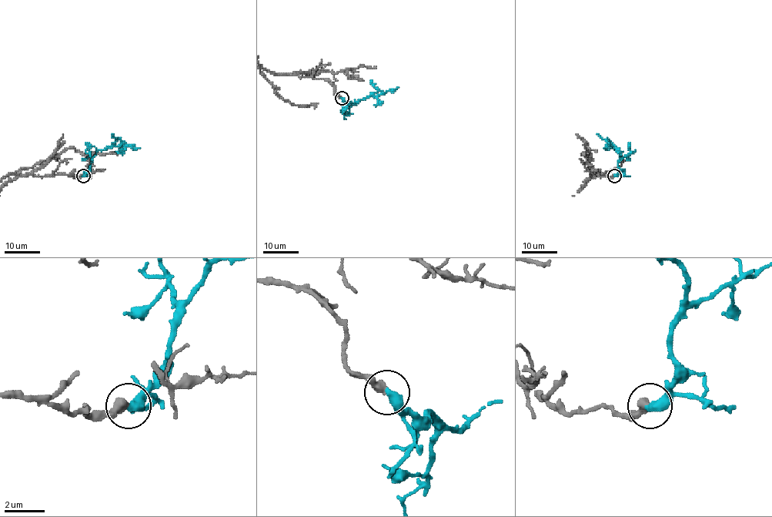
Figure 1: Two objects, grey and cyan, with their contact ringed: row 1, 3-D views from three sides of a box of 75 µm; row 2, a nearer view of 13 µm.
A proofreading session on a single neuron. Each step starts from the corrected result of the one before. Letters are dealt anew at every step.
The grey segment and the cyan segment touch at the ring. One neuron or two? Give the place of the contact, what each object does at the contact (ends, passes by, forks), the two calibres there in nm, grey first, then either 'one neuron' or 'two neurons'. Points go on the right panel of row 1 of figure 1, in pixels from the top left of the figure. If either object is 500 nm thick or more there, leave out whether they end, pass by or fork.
(614, 176) | grey ends | cyan ends | 440/480 nm | two neurons

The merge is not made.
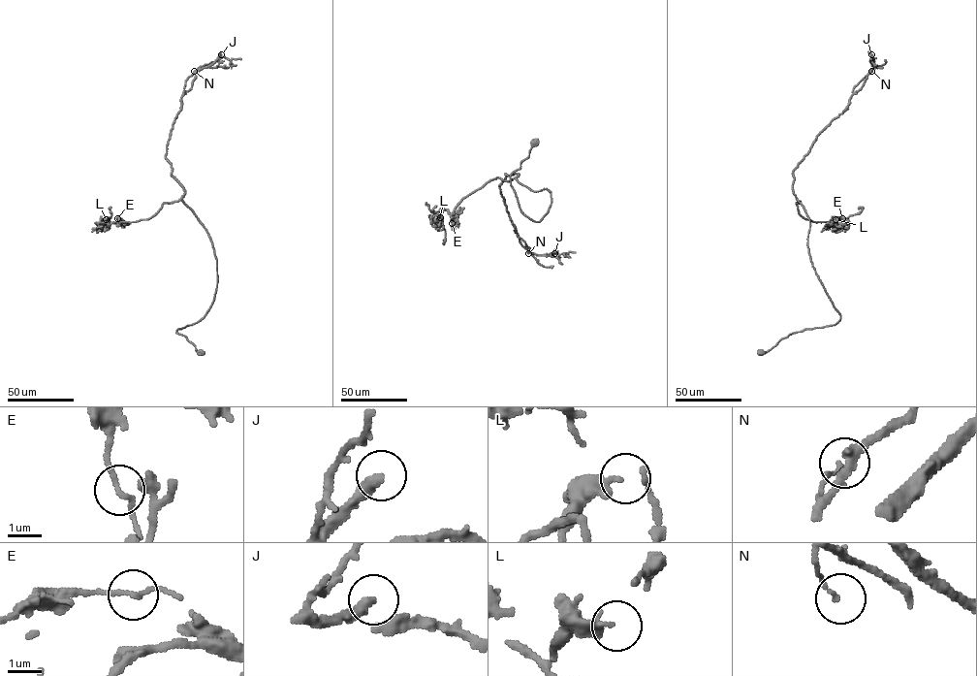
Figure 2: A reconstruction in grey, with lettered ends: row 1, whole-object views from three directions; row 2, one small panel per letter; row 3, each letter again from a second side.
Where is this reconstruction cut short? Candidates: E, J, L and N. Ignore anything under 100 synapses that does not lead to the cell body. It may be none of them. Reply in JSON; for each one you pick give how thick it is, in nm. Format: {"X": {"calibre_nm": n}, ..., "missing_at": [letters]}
{"J": {"calibre_nm": 360}, "missing_at": ["J"]}

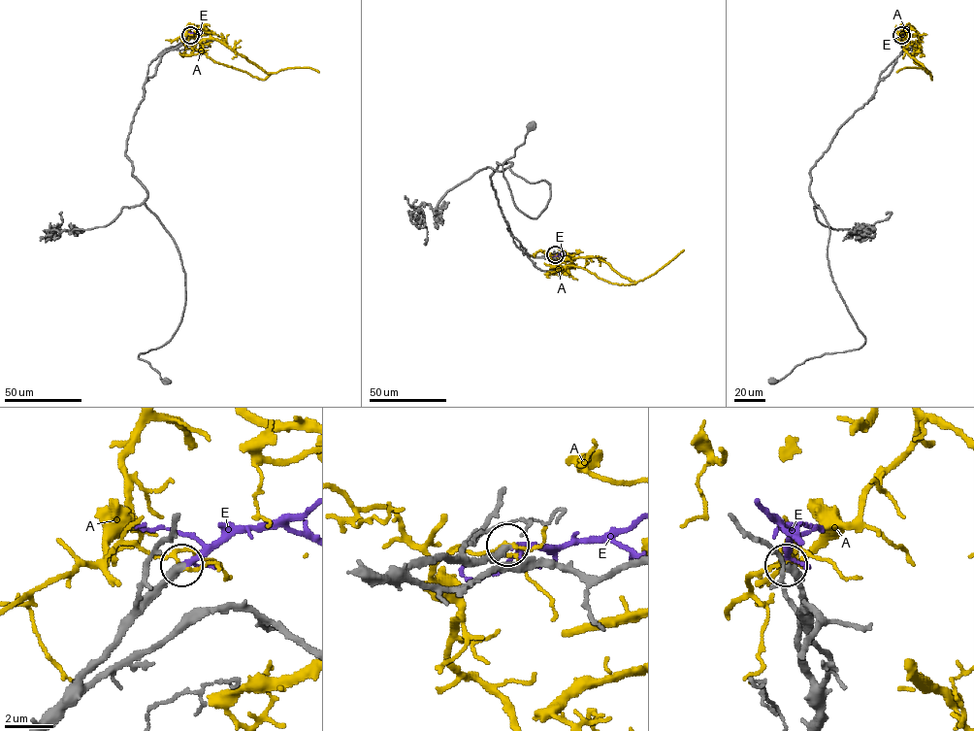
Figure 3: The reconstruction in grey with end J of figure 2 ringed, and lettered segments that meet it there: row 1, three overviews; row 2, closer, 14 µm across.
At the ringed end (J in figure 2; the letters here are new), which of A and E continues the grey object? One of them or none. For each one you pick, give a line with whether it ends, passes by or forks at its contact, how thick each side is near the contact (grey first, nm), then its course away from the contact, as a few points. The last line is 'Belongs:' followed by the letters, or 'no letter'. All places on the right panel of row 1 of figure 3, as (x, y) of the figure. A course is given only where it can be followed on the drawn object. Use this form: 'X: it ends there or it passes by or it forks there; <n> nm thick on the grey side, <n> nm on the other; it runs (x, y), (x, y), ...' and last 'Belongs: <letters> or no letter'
E: it forks there; 360 nm thick on the grey side, 150 nm on the other
Belongs: E

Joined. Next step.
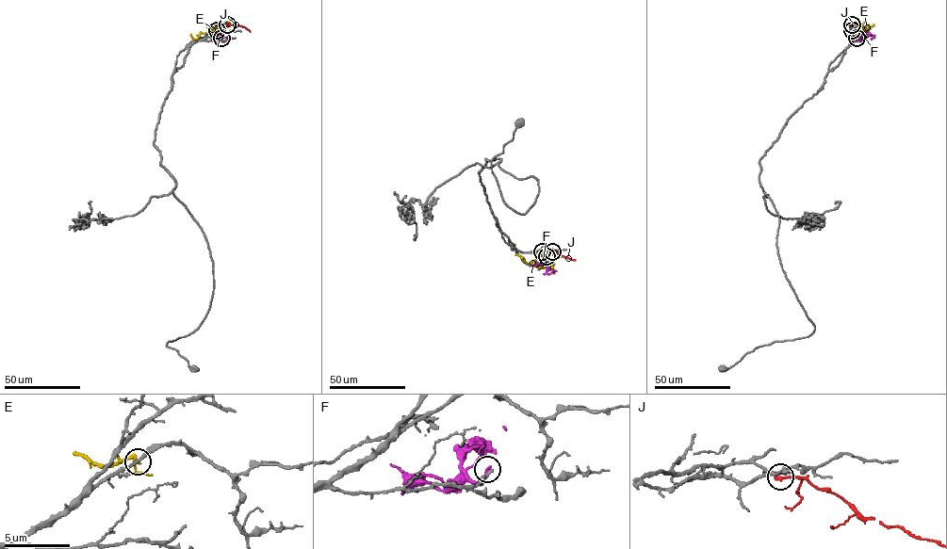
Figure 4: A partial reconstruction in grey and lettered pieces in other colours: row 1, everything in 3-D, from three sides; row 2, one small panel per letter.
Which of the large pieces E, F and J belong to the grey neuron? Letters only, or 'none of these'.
none of these

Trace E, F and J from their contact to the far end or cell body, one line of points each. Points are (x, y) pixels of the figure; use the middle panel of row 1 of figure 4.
E: (542, 251), (534, 261), (535, 264), (525, 262), (515, 255)
F: (546, 256), (544, 261), (546, 273), (555, 270)
J: (552, 250), (575, 260)

